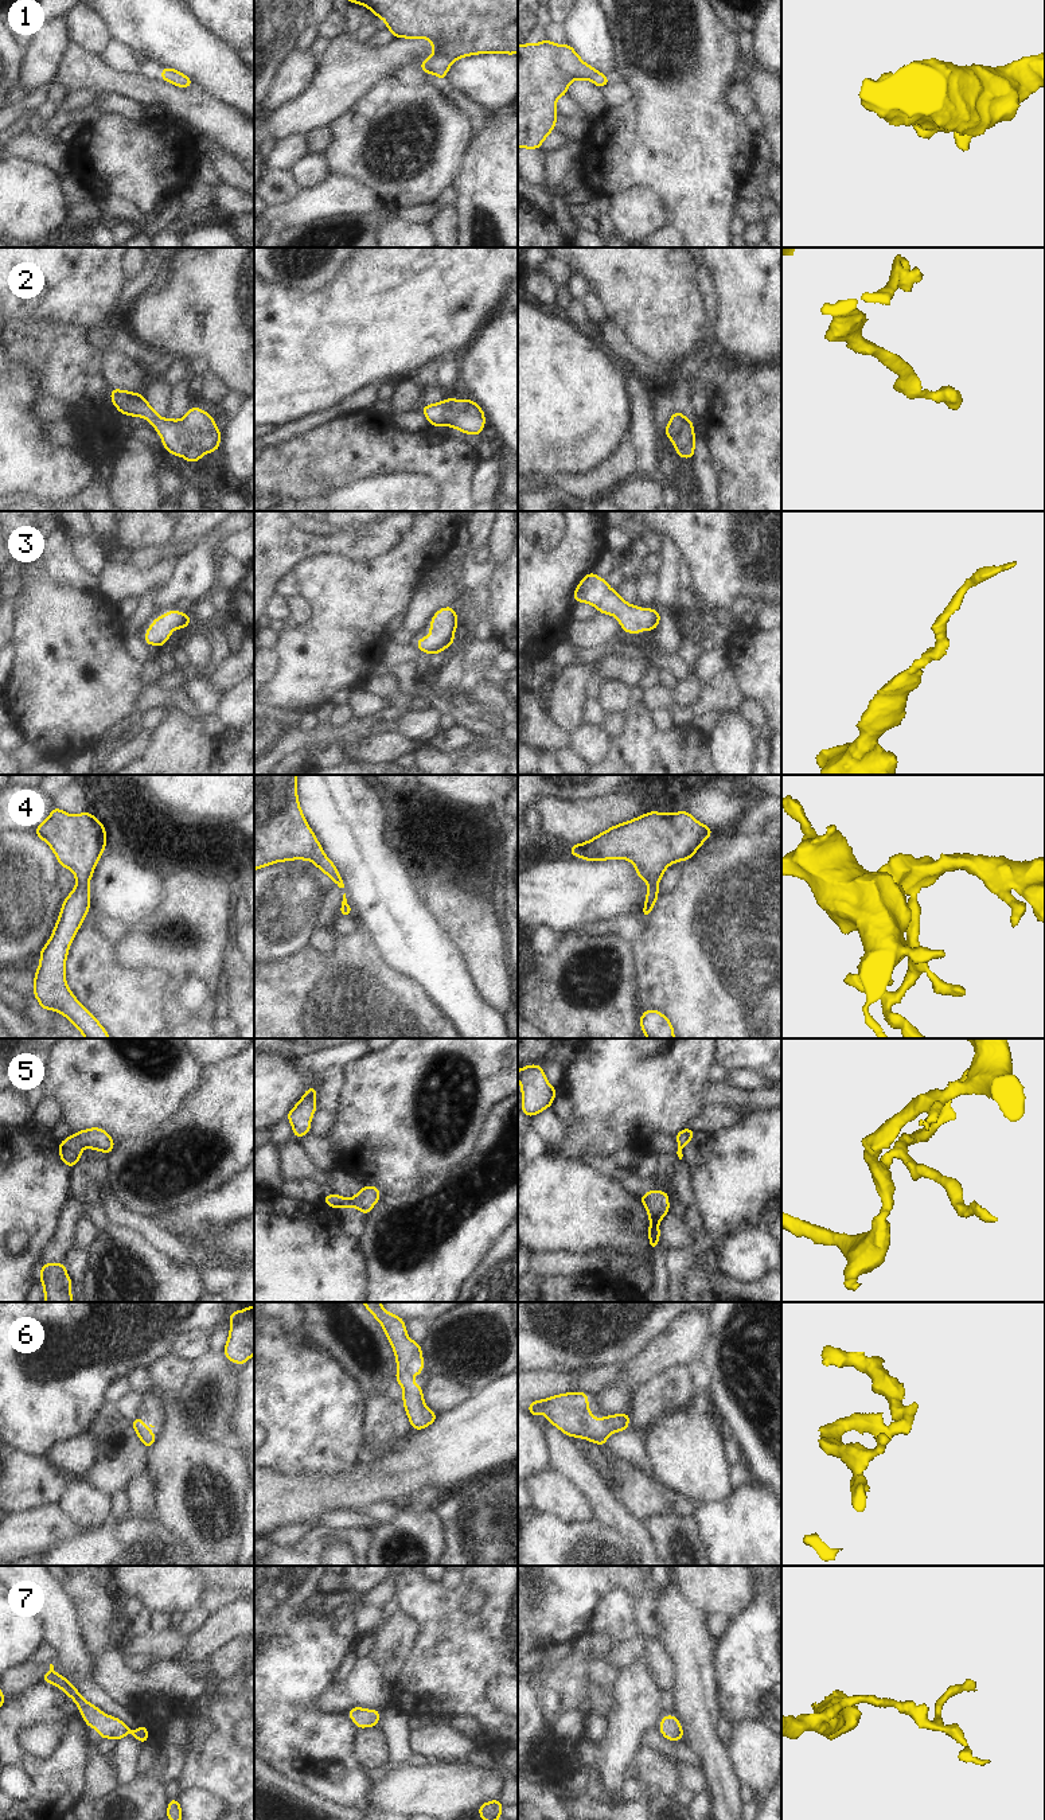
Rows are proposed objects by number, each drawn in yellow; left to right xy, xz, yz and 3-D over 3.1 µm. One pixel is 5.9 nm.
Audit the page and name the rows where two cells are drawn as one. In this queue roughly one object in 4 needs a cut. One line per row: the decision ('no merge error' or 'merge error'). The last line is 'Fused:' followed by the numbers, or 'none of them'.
1: no merge error
2: no merge error
3: no merge error
4: no merge error
5: no merge error
6: no merge error
7: no merge error
Fused: none of them

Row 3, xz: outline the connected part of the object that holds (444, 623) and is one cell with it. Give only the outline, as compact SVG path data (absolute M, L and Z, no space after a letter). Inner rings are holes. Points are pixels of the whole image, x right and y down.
M445 607L436 612L430 620L430 635L416 642L422 652L438 654L449 644L455 644L453 632L457 628L457 615L453 607Z

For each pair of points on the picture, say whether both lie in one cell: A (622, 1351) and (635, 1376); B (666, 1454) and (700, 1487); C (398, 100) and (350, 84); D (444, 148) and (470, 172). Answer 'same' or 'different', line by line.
A: different
B: same
C: different
D: different

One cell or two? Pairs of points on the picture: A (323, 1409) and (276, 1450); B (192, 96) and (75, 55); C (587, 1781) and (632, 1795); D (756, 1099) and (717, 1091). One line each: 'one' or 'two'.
A: one
B: one
C: one
D: one

